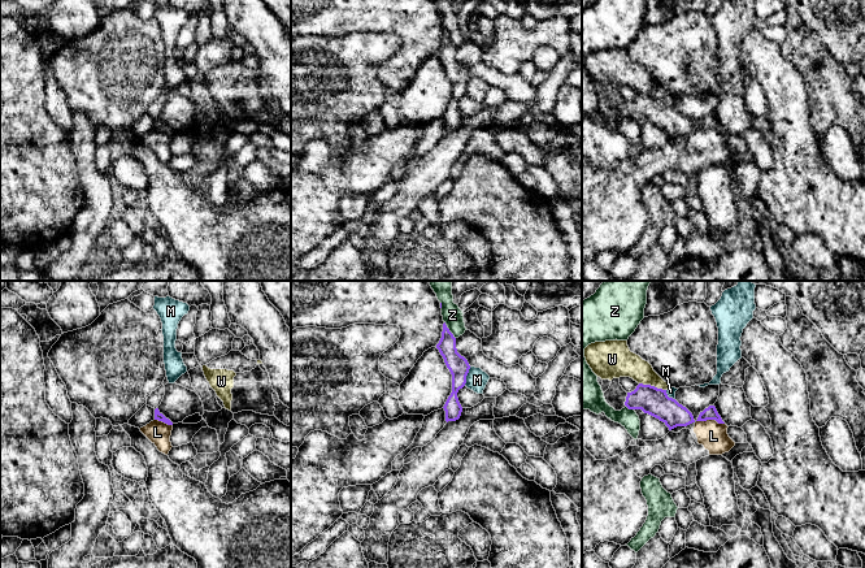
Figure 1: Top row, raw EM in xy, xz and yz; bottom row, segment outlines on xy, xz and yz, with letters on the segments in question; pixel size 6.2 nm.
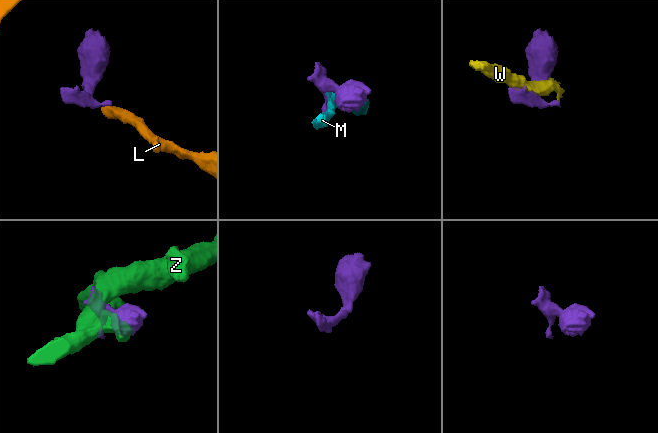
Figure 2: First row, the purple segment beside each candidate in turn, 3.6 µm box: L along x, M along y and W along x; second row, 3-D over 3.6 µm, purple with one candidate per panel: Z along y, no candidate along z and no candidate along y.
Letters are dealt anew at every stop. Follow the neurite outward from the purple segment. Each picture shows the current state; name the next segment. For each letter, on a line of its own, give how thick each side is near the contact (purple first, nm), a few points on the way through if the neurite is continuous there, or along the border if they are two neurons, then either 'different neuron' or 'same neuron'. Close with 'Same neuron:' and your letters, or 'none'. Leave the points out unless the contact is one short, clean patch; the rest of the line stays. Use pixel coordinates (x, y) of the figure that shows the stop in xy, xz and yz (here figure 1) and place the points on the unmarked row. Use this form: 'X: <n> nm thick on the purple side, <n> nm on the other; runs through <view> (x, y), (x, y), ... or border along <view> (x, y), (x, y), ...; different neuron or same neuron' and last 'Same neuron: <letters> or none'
L: 80 nm thick on the purple side, 170 nm on the other; border along yz (696, 129), (716, 129), (724, 133); different neuron
M: 130 nm thick on the purple side, 130 nm on the other; border along xz (470, 76), (464, 94); different neuron
W: 170 nm thick on the purple side, 180 nm on the other; border along yz (639, 91), (665, 99); different neuron
Z: 130 nm thick on the purple side, 120 nm on the other; border along xz (444, 30), (455, 47); different neuron
Same neuron: none

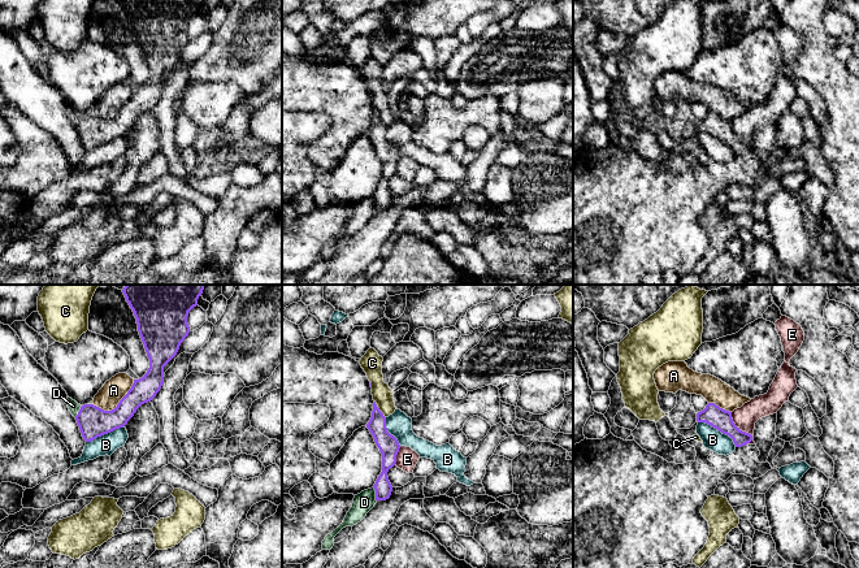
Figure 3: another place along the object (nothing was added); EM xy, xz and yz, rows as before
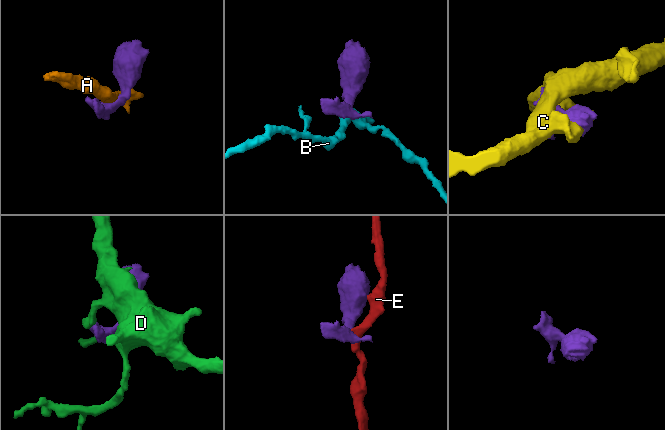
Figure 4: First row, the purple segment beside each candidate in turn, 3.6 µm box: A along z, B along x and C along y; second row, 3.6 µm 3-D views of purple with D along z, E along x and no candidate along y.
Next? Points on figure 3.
A: 190 nm thick on the purple side, 140 nm on the other; border along xy (134, 89), (128, 102), (113, 117), (102, 118), (92, 113); different neuron
B: 130 nm thick on the purple side, 130 nm on the other; border along yz (698, 130), (705, 130), (725, 142), (736, 155); different neuron
C: 130 nm thick on the purple side, 120 nm on the other; border along xz (374, 109), (385, 126); different neuron
D: 110 nm thick on the purple side, 120 nm on the other; different neuron
E: 130 nm thick on the purple side, 140 nm on the other; border along yz (730, 121), (732, 130), (751, 144), (749, 152); different neuron
Same neuron: none

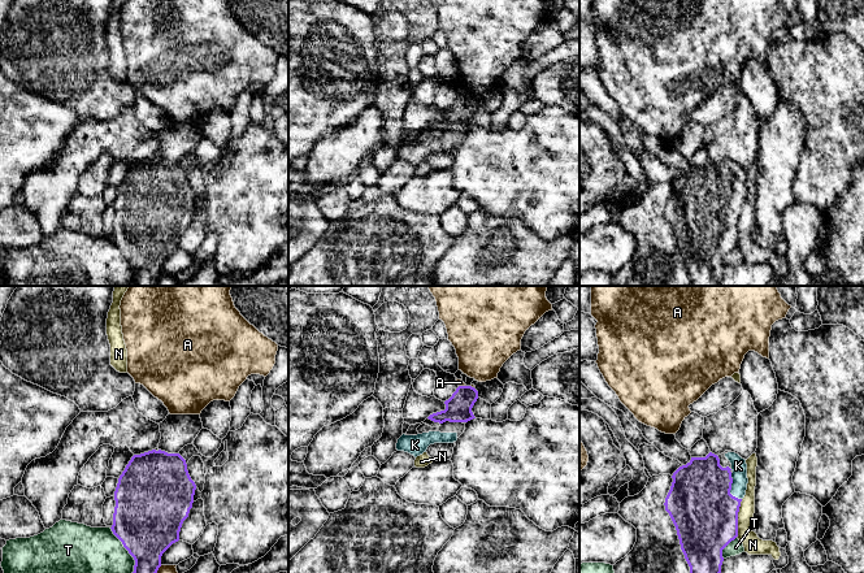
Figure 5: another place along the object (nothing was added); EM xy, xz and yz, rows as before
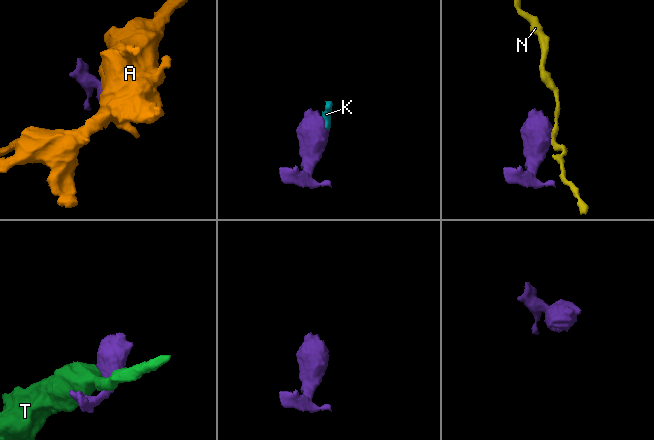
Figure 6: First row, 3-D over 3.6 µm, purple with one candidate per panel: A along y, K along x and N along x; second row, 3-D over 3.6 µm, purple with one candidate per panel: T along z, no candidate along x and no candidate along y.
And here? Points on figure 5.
A: 340 nm thick on the purple side, 140 nm on the other; different neuron
K: 400 nm thick on the purple side, 100 nm on the other; runs through yz (704, 222), (730, 198), (738, 189), (738, 174); same neuron
N: 400 nm thick on the purple side, 120 nm on the other; border along yz (742, 208), (738, 216), (738, 243), (736, 246); different neuron
T: 420 nm thick on the purple side, 480 nm on the other; border along xy (109, 237), (133, 267), (133, 283); different neuron
Same neuron: K

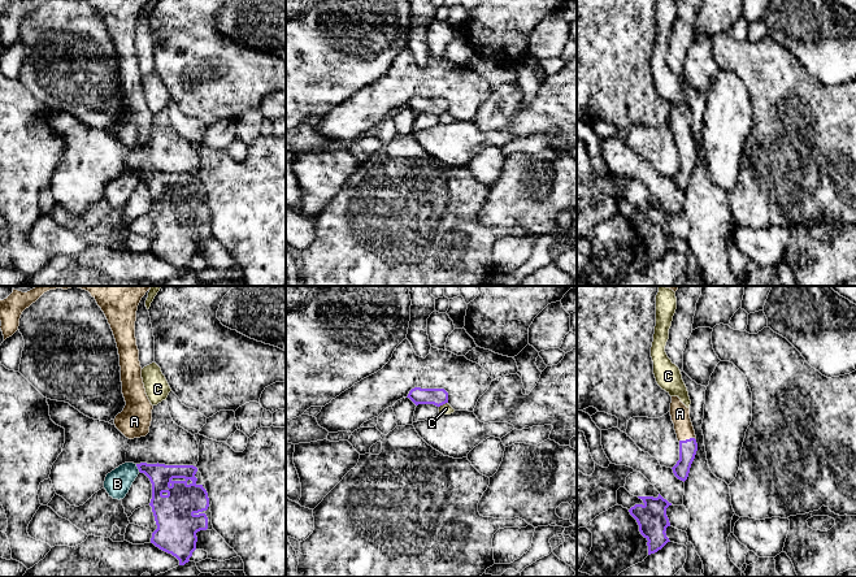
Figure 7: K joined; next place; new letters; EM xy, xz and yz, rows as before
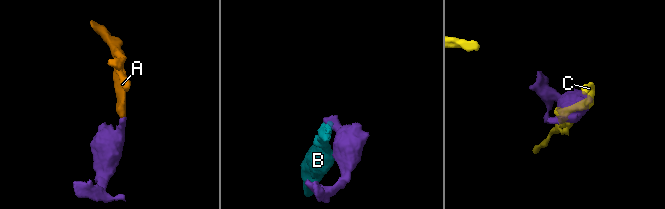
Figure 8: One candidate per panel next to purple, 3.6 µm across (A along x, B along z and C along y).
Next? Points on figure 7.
A: 110 nm thick on the purple side, 120 nm on the other; runs through yz (687, 157), (686, 148), (679, 122); same neuron
B: 140 nm thick on the purple side, 160 nm on the other; border along xy (135, 173), (139, 179); different neuron
C: 110 nm thick on the purple side, 70 nm on the other; border along xz (447, 111), (439, 116); different neuron
Same neuron: A

